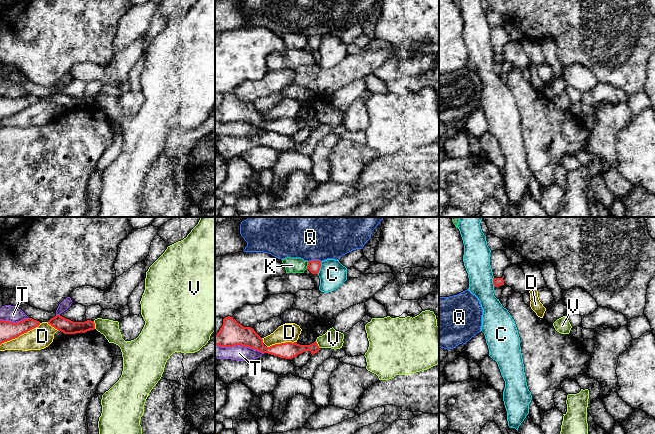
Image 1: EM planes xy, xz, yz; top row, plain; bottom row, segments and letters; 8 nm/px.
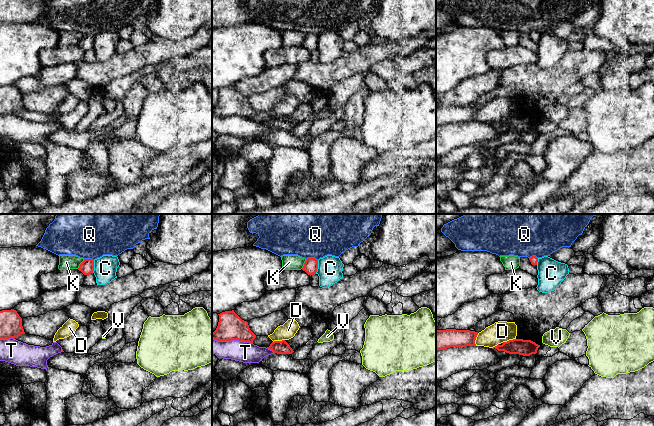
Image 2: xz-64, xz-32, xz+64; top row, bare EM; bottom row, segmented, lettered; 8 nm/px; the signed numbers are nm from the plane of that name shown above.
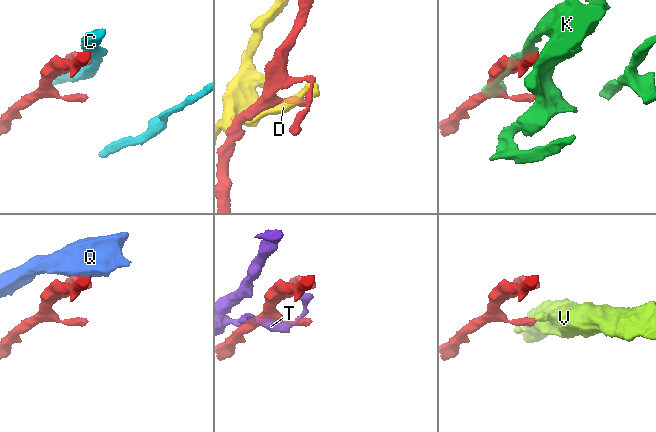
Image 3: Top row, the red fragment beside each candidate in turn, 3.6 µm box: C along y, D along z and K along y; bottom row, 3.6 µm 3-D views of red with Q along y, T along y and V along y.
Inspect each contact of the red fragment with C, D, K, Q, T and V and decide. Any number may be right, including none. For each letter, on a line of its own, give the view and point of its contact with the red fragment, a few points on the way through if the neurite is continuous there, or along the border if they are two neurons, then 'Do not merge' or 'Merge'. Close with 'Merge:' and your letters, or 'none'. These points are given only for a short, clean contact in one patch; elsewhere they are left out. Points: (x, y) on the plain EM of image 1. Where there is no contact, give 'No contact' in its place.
C: Touches red at xz (319, 44). Do not merge
D: Touches red at xy (20, 110). Do not merge
K: Touches red at xz (308, 41). Do not merge
Q: Touches red at xz (314, 36). Boundary: xz (321, 37), (310, 36), (308, 38). Do not merge
T: Touches red at xz (239, 120). Do not merge
V: Touches red at xy (94, 101). Boundary: xy (93, 97), (95, 104). Do not merge
Merge: none

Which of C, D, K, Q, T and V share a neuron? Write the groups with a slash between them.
C / D / K / Q / T / V

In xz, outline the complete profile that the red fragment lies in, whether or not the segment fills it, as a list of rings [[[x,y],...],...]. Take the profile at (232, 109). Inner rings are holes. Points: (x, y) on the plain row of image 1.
[[[230,92],[223,95],[223,101],[215,111],[215,121],[220,123],[240,121],[285,135],[292,135],[305,127],[310,127],[314,131],[320,126],[316,117],[310,121],[286,118],[266,123],[263,120],[263,115],[253,104],[242,102]]]

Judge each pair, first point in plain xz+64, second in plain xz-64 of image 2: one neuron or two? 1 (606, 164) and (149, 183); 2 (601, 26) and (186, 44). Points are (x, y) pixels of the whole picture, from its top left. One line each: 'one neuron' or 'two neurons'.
1: two neurons
2: two neurons

